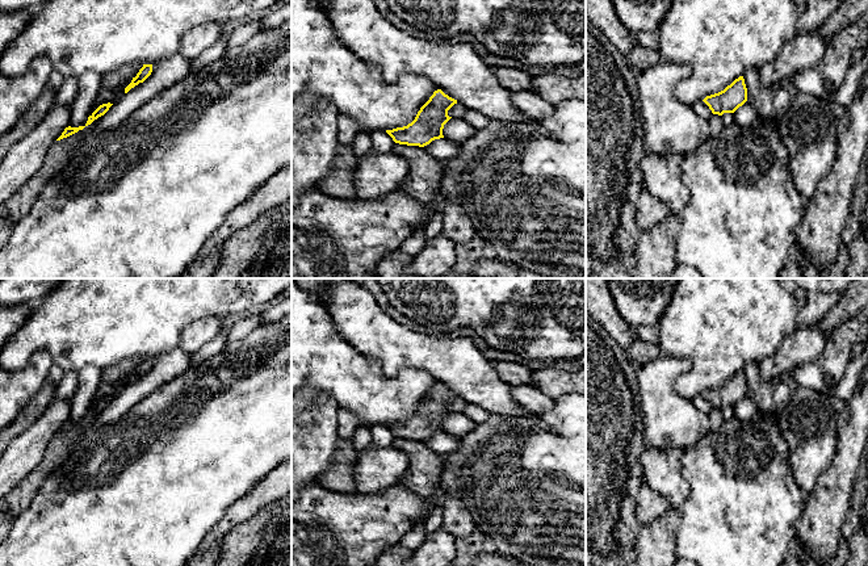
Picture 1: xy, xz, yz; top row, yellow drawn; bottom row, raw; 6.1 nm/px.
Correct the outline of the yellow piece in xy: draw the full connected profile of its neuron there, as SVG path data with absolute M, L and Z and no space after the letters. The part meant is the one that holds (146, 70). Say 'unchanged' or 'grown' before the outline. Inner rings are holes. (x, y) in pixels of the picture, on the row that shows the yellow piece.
unchanged; M143 64L135 77L133 77L131 83L125 88L125 93L127 93L131 88L143 83L152 72L152 64Z

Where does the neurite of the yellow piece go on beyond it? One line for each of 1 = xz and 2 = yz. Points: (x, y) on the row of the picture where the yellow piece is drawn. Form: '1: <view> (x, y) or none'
1: none
2: none

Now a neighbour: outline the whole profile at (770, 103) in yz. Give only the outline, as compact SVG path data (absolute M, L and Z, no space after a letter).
M749 68L743 79L747 88L747 101L752 104L759 121L779 120L798 95L793 79L783 80L772 87L764 85L758 68Z

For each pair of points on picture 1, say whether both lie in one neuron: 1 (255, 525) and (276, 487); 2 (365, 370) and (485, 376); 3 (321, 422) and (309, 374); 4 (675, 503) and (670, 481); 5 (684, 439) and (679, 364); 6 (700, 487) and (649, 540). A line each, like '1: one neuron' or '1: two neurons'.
1: two neurons
2: two neurons
3: two neurons
4: one neuron
5: one neuron
6: two neurons

